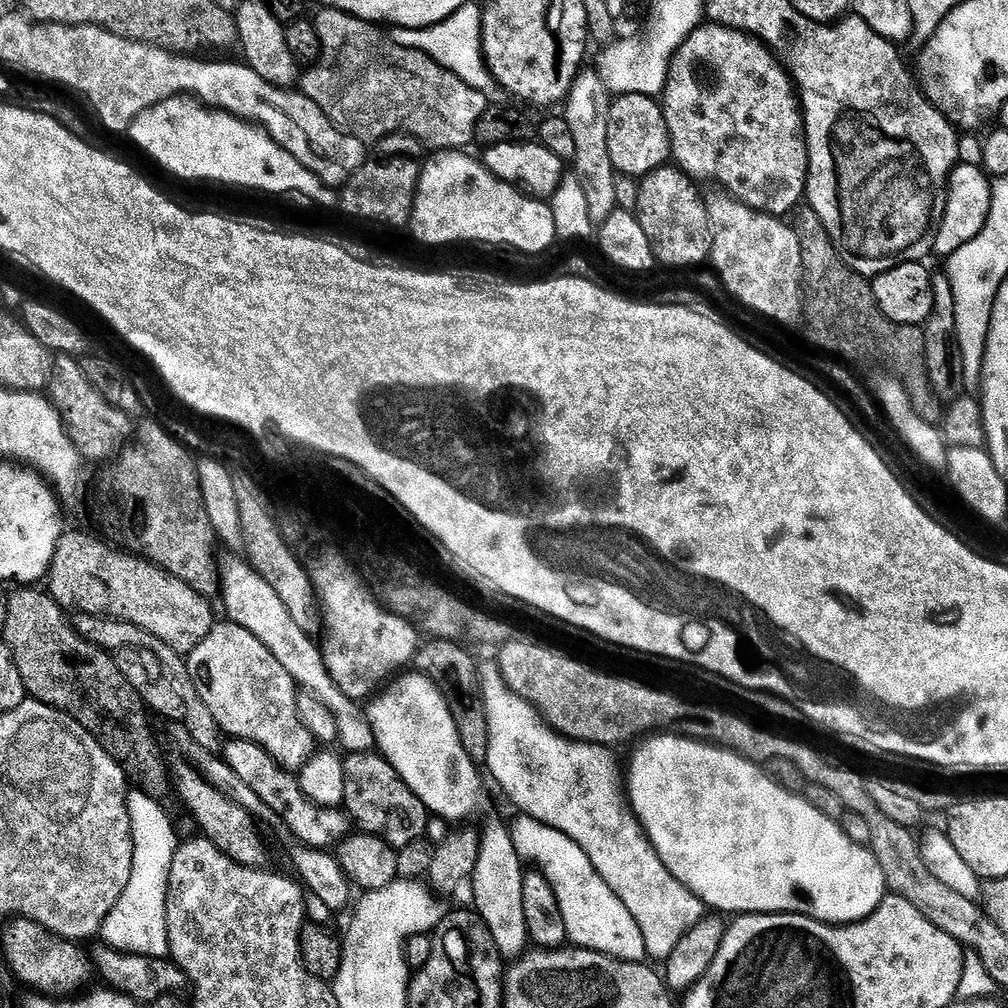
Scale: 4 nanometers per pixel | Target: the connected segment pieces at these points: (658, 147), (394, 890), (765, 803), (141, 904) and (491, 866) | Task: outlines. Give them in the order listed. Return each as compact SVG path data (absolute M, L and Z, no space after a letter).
M614 100L608 146L614 169L621 175L643 178L654 169L667 165L672 156L672 142L661 103L656 100L652 104L619 104Z
M397 878L390 885L382 886L382 888L363 891L360 895L361 898L355 901L352 911L354 914L348 924L348 930L345 936L341 937L342 952L342 966L333 976L331 989L332 993L338 1001L338 1006L341 1004L382 1004L382 998L408 998L410 979L412 977L412 969L406 957L407 941L415 938L415 936L427 935L429 931L435 929L441 923L444 917L444 910L434 902L435 895L432 893L430 886L421 879L405 880Z
M652 734L647 737L648 741L637 750L632 756L632 761L626 764L626 800L630 805L631 811L635 812L636 819L640 821L640 827L644 829L648 835L648 840L656 847L656 853L660 855L660 860L674 874L674 878L678 878L686 885L691 892L696 895L700 901L709 909L715 910L717 913L725 914L724 912L732 912L731 914L747 914L750 912L801 912L804 916L813 916L815 920L822 920L825 924L856 924L860 920L865 920L877 906L884 901L886 895L886 868L880 860L871 852L871 847L859 844L847 835L844 828L839 823L832 821L826 813L820 808L815 808L808 800L803 800L800 796L795 796L792 792L787 792L780 784L775 784L762 769L759 768L759 763L751 760L745 760L742 756L737 756L735 752L729 752L728 749L719 746L713 746L707 742L701 742L695 738L685 738L683 735L675 734L676 736L662 736L666 734Z
M132 790L128 794L128 813L134 838L134 866L130 870L130 882L126 882L126 890L122 890L122 898L110 910L104 919L102 937L112 948L121 948L124 952L137 952L140 956L165 956L168 950L168 883L170 870L174 862L174 854L178 847L176 828L170 817L164 813L155 795L149 795L144 790Z
M503 847L491 860L482 855L478 857L475 872L470 879L472 884L476 883L472 890L474 910L487 927L495 951L499 951L508 962L519 960L530 942L522 901L525 871L524 861L516 848Z

